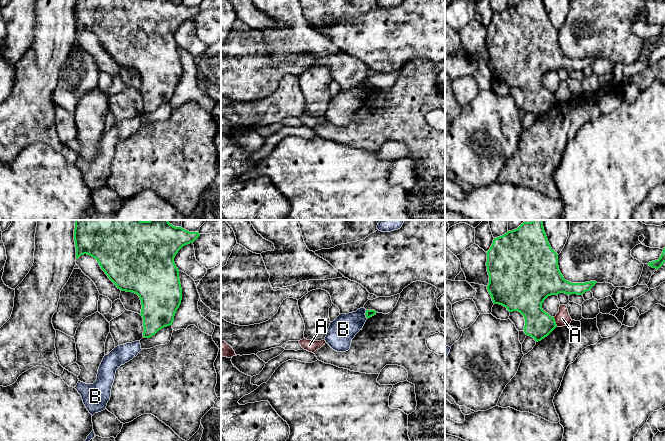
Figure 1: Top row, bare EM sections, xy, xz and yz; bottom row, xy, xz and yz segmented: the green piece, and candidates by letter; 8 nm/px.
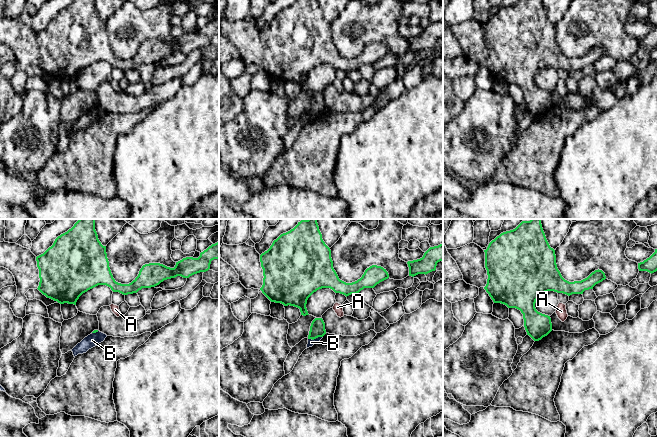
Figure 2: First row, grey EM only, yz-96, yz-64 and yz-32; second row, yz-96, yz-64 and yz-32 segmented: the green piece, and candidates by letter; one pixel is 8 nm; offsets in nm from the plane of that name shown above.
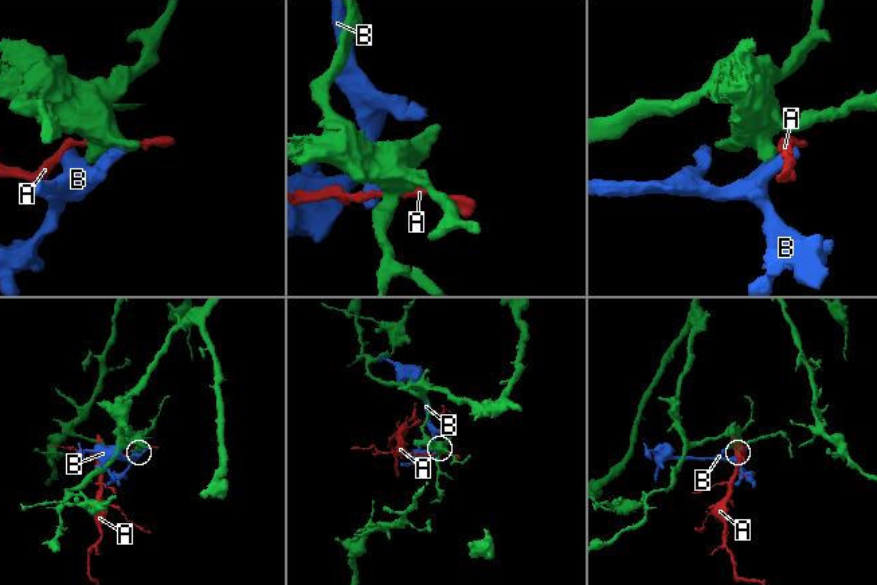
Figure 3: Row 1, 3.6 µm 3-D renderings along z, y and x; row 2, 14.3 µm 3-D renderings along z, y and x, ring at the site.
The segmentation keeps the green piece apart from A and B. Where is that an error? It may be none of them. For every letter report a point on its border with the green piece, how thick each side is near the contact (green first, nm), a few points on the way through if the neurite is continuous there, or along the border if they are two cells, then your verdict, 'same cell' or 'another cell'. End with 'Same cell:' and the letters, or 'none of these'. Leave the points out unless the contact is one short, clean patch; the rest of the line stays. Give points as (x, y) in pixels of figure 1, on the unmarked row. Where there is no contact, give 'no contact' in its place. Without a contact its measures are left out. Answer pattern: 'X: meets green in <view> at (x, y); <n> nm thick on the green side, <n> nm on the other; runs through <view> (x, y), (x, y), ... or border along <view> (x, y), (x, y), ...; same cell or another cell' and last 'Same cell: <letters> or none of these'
A: meets green in yz at (555, 98); 220 nm thick on the green side, 120 nm on the other; border along yz (553, 93), (557, 102); another cell
B: meets green in xz at (365, 90); 60 nm thick on the green side, 220 nm on the other; border along xz (365, 86), (367, 94); another cell
Same cell: none of these

